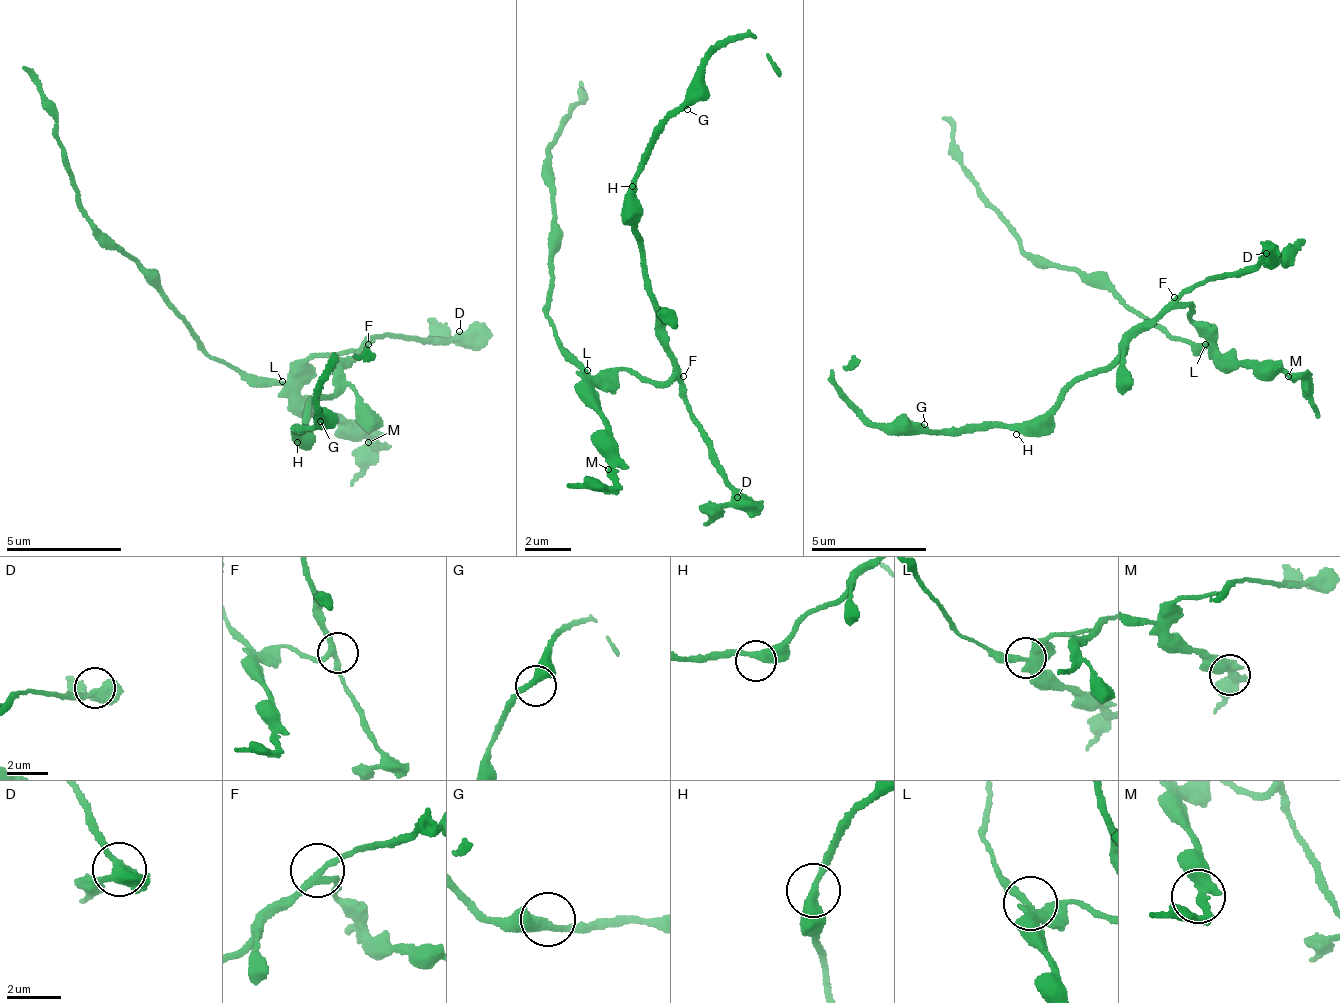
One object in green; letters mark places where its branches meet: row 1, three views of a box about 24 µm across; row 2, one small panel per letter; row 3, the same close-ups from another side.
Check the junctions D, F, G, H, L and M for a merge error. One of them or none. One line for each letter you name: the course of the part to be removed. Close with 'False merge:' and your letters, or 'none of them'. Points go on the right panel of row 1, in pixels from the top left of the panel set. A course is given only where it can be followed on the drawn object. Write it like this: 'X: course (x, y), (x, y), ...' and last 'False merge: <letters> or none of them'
L: course (1207, 346), (1165, 336), (1103, 287), (1034, 262), (956, 146), (942, 116)
False merge: L

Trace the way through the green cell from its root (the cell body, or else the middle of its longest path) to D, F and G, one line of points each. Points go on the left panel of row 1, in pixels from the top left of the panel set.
D: (313, 358), (336, 357), (344, 352), (360, 351), (367, 340), (377, 336), (434, 345), (459, 331)
F: (313, 358), (336, 357), (344, 352), (365, 351), (368, 344)
G: (313, 358), (360, 354), (346, 361), (335, 390), (313, 396), (302, 432), (288, 427), (320, 421)

